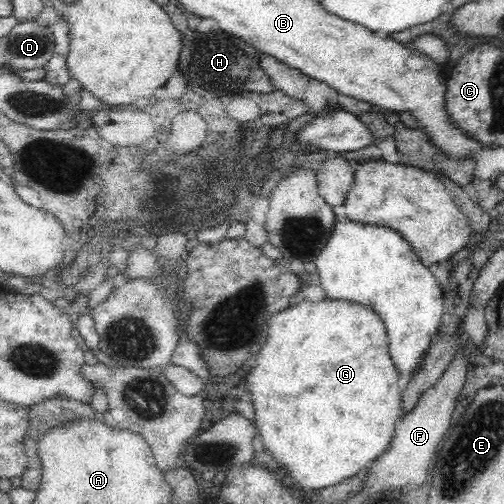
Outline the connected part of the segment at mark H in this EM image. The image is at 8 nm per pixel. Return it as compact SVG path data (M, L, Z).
M218 27L214 32L194 32L192 40L183 36L182 51L179 55L177 71L186 78L188 88L202 96L228 96L244 90L271 92L271 81L259 64L259 52L236 35L228 34Z

